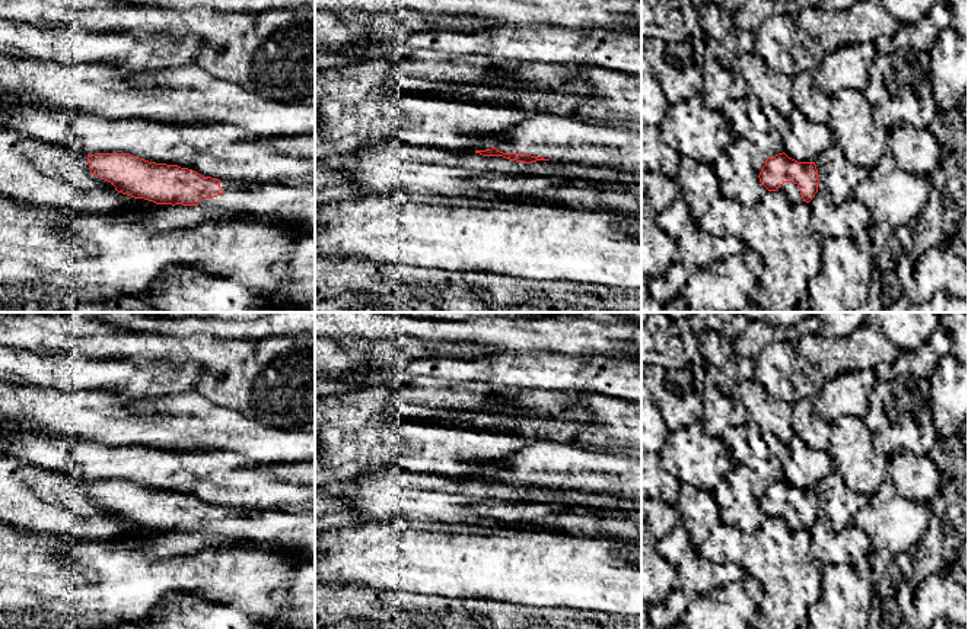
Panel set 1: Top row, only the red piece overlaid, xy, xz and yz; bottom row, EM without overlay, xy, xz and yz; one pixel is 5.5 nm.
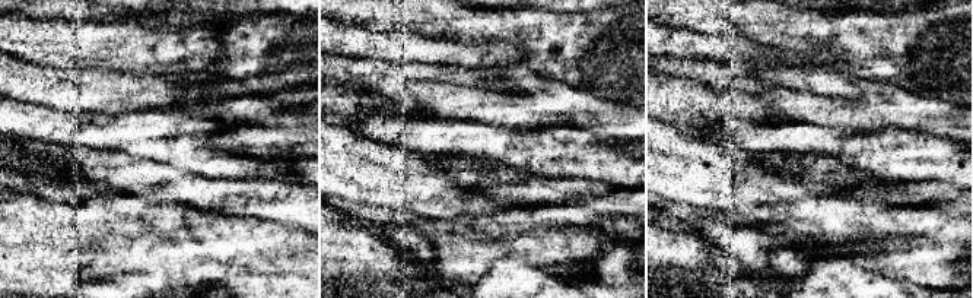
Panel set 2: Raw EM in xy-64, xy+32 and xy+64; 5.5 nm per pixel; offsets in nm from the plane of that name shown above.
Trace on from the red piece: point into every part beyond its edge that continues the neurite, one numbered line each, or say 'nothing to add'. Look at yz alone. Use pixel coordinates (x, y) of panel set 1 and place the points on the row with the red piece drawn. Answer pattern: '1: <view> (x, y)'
1: yz (789, 188)

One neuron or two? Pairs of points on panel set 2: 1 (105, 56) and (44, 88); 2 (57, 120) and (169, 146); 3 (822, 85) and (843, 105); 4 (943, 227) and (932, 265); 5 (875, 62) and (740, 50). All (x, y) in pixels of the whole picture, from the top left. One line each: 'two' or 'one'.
1: two
2: one
3: two
4: one
5: two

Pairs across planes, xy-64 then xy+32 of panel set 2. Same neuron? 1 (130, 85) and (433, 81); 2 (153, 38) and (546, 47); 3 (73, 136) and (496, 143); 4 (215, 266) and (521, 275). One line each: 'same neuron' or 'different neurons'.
1: same neuron
2: different neurons
3: same neuron
4: different neurons

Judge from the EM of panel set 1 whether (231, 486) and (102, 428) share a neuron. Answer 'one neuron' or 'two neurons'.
two neurons

